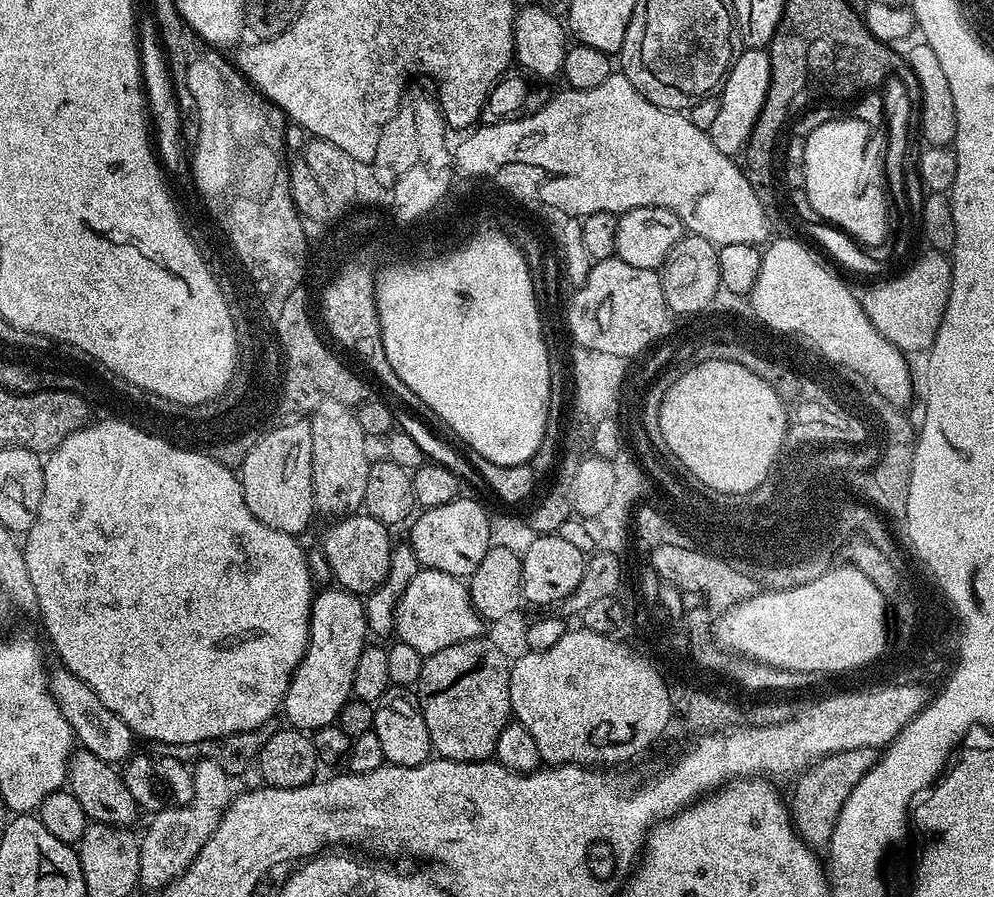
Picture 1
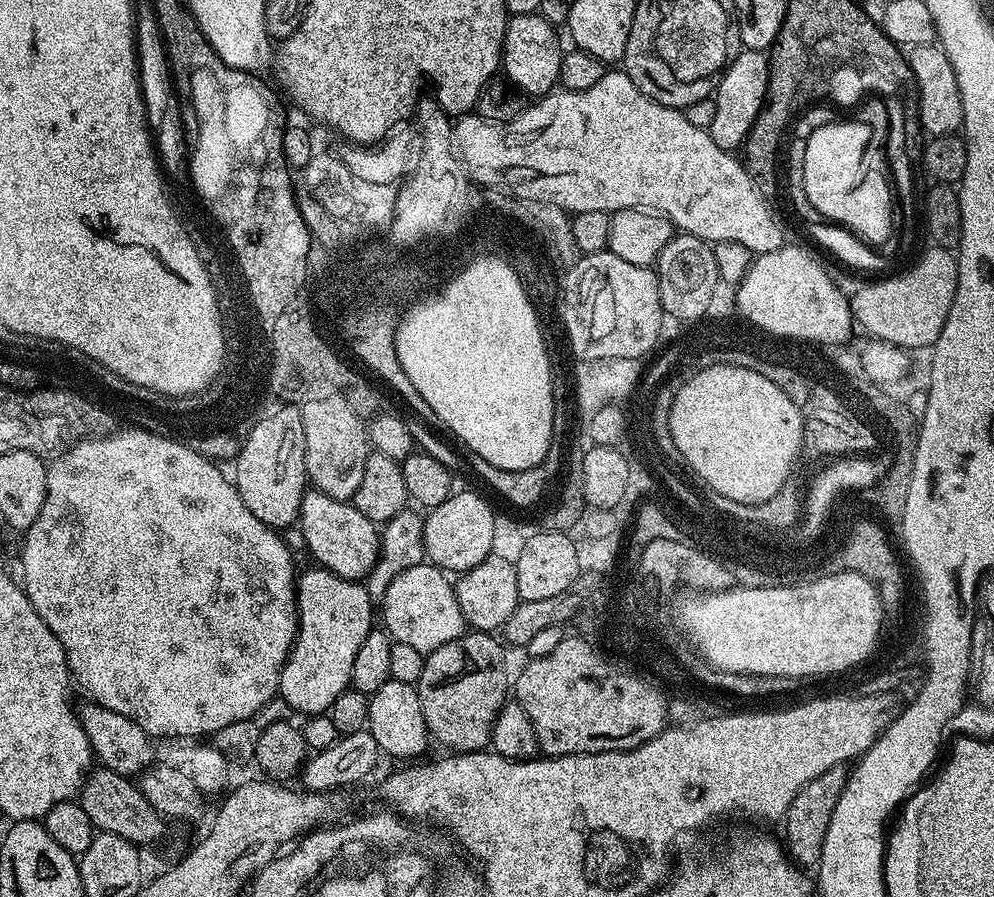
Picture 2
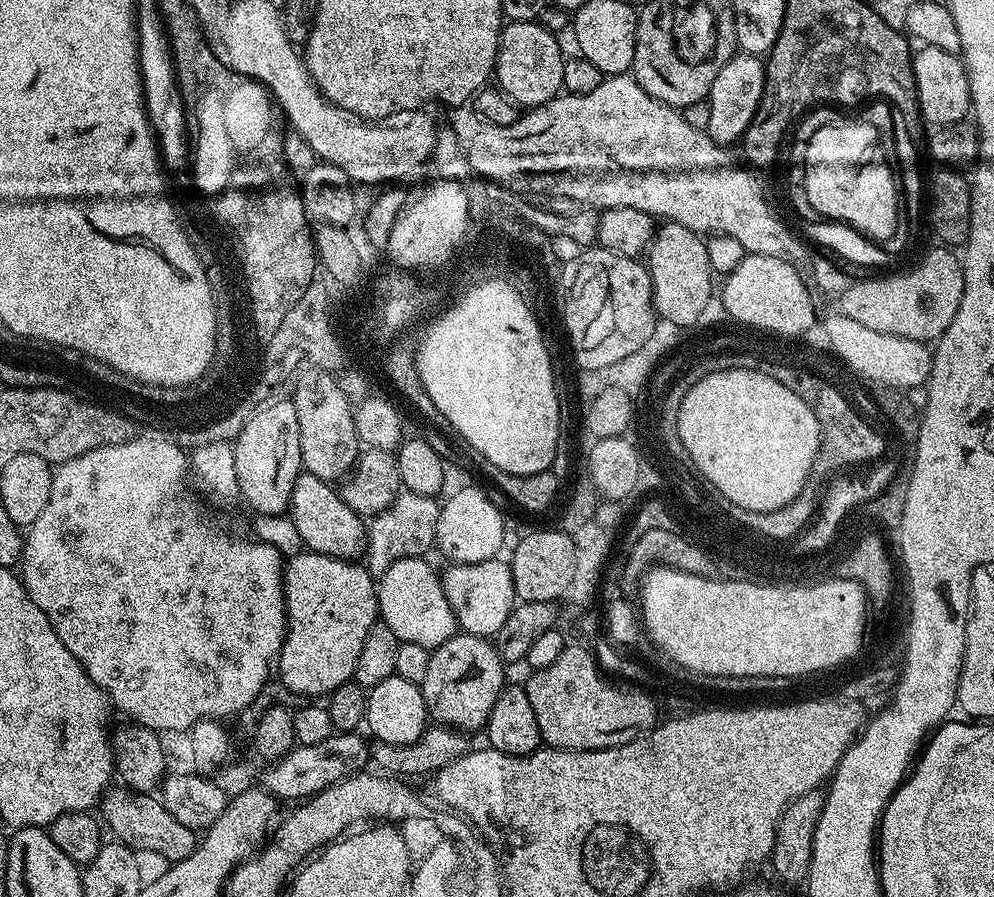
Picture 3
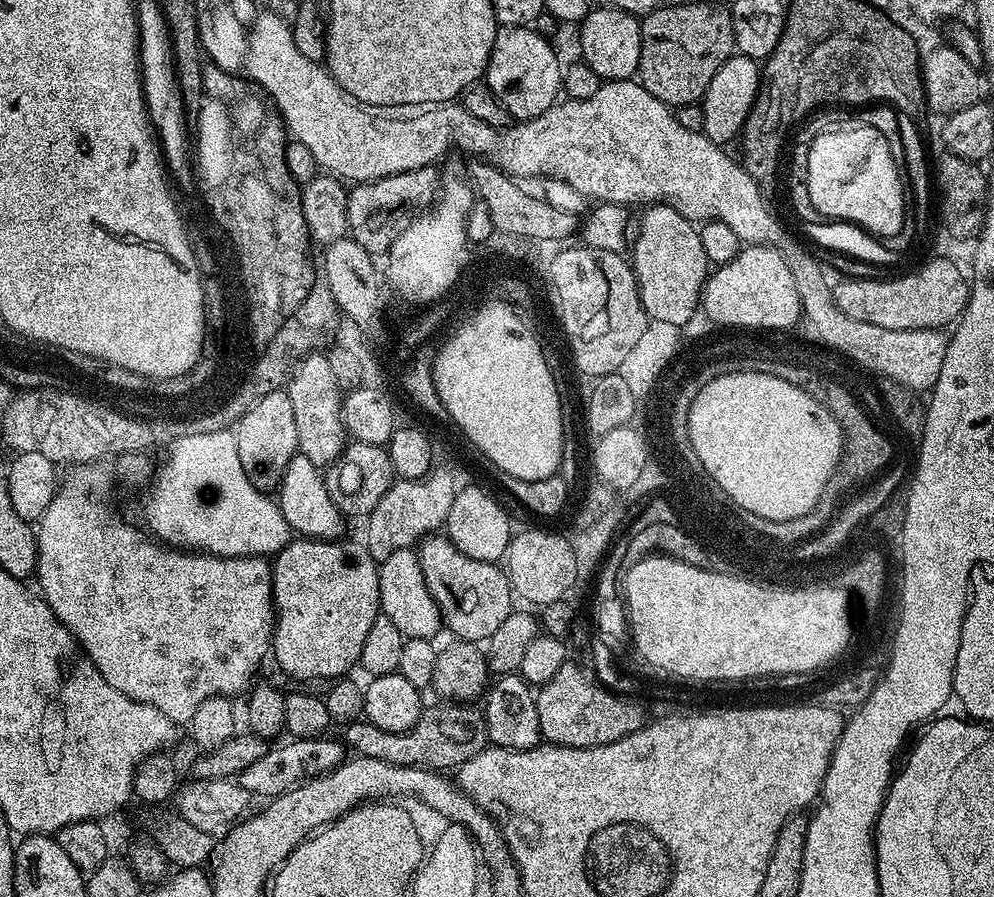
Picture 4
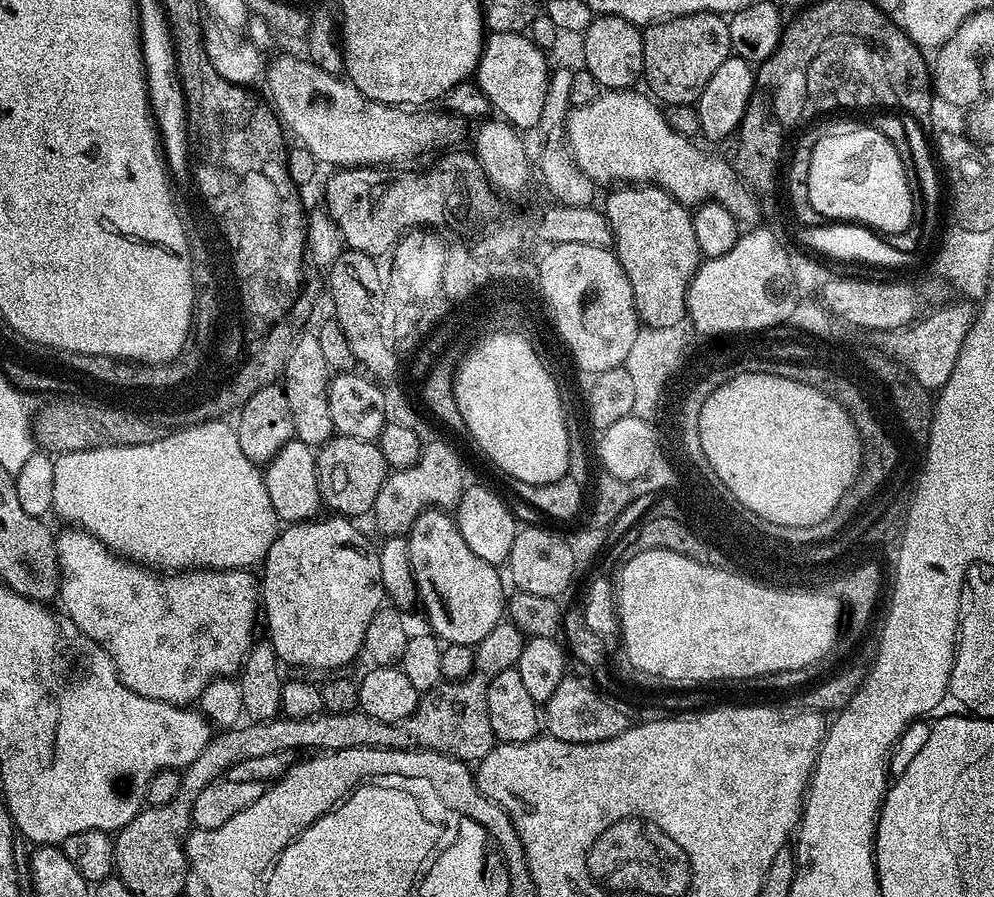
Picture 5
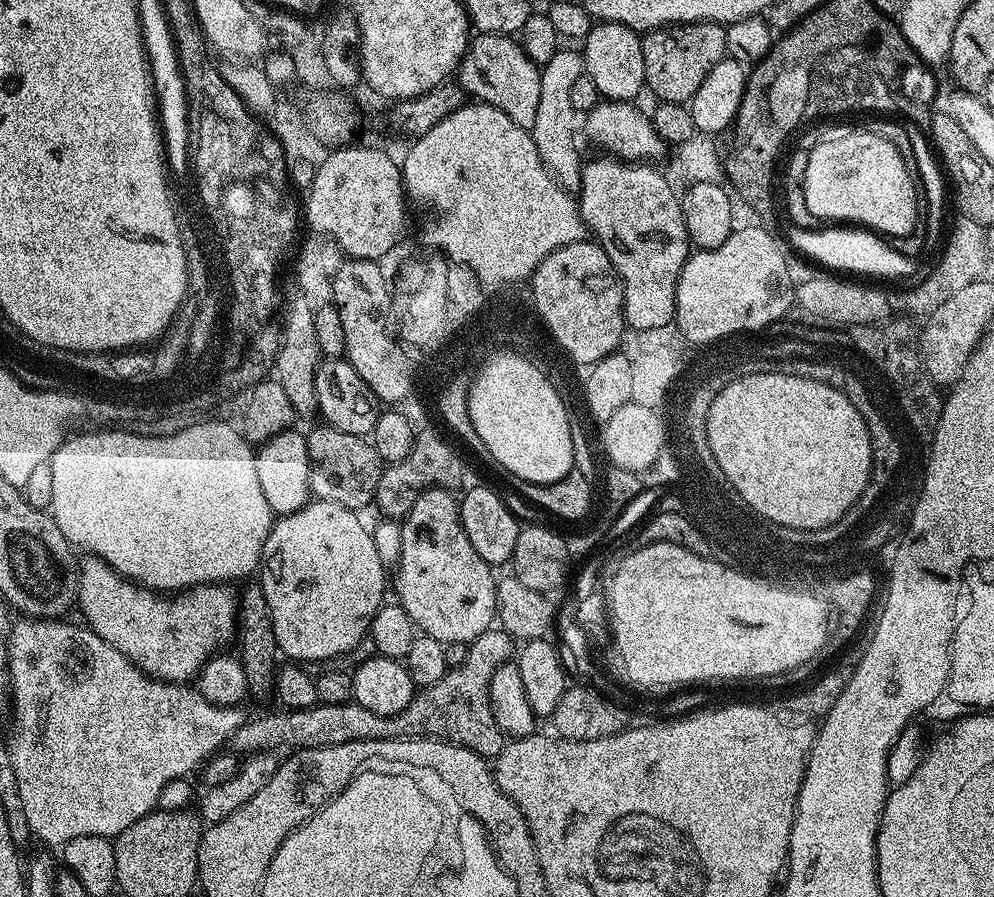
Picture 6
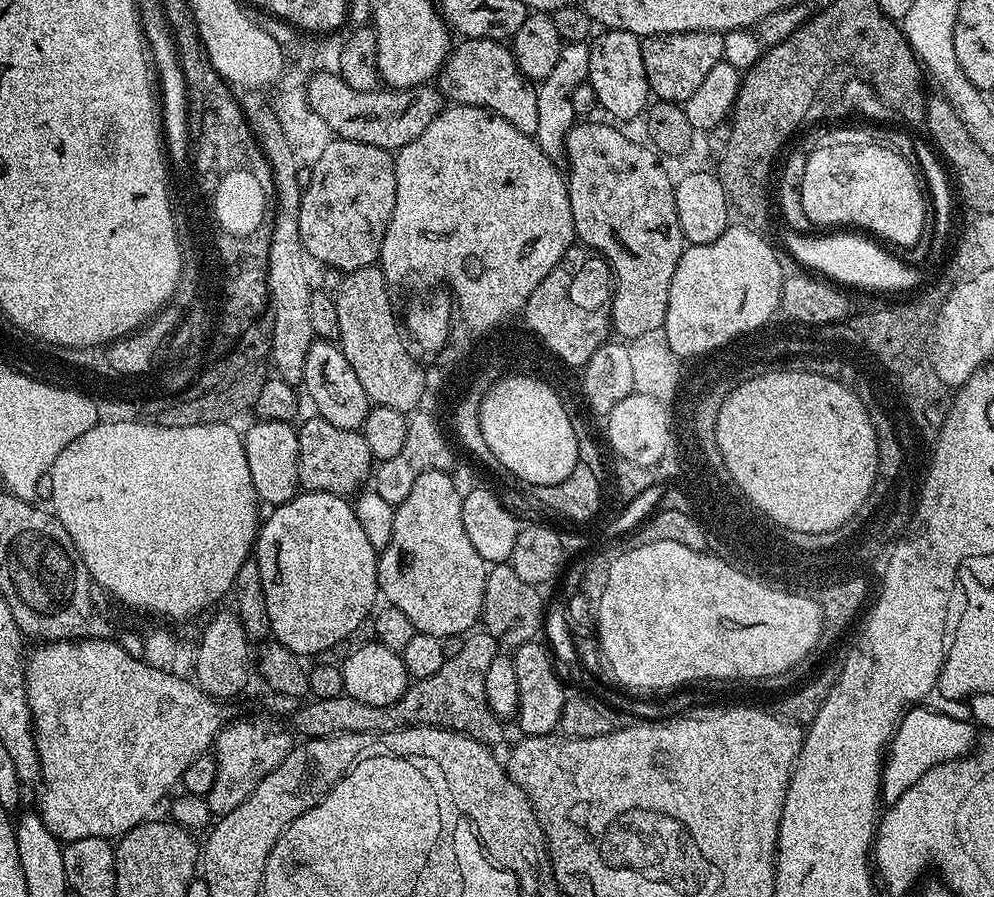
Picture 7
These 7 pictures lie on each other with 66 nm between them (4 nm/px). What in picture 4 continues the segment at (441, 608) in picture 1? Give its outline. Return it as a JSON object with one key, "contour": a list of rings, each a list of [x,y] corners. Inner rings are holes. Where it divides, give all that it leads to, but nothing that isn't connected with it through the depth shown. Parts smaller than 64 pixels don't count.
{"contour":[[[413,549],[394,550],[390,558],[379,561],[378,590],[380,591],[380,610],[383,616],[390,618],[394,626],[405,638],[432,640],[436,631],[441,631],[440,611],[430,594],[420,569],[420,561]]]}

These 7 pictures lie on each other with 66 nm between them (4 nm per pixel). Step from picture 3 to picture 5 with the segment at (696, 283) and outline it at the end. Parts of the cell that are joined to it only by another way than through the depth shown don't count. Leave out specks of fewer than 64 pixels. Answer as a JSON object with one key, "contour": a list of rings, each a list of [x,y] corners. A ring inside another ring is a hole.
{"contour":[[[654,184],[616,186],[609,192],[612,193],[605,198],[602,211],[612,231],[611,247],[622,262],[622,270],[626,270],[626,278],[632,286],[641,325],[650,328],[674,326],[683,307],[684,285],[688,281],[688,275],[694,275],[702,263],[698,238],[694,238],[692,212],[685,205],[679,204],[666,189]]]}

